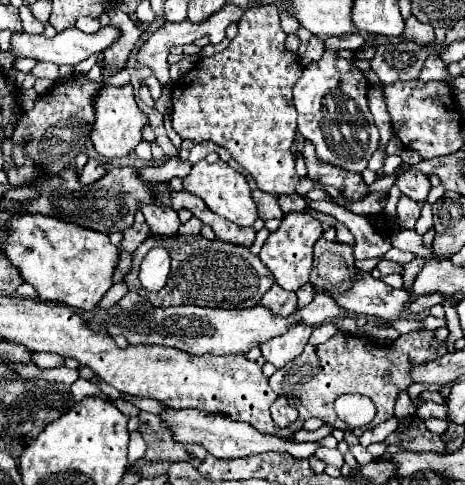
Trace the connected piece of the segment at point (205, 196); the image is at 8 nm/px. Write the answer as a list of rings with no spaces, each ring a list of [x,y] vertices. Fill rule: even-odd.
[[[199,160],[191,168],[191,172],[183,178],[183,186],[187,192],[201,198],[209,206],[209,210],[235,222],[237,226],[251,226],[257,220],[257,208],[255,208],[255,202],[251,198],[251,188],[247,184],[247,178],[241,172],[233,170],[223,160],[217,160],[215,164],[209,164],[207,160]]]

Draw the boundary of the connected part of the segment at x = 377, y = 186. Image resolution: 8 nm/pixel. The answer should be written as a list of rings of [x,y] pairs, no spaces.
[[[395,171],[389,176],[385,176],[377,179],[371,185],[369,185],[369,192],[380,191],[380,192],[389,192],[390,188],[395,182],[398,172]]]

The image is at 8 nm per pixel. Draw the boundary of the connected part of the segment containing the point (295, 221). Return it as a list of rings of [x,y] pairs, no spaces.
[[[289,212],[281,220],[281,226],[269,234],[261,248],[261,262],[271,270],[275,282],[285,290],[297,290],[309,280],[311,262],[313,262],[313,244],[319,240],[323,228],[321,222],[315,220],[309,212]]]

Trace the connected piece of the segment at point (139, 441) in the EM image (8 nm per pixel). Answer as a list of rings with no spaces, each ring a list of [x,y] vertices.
[[[131,432],[131,442],[129,442],[129,460],[135,462],[137,458],[143,458],[147,448],[147,442],[143,440],[141,432]]]

